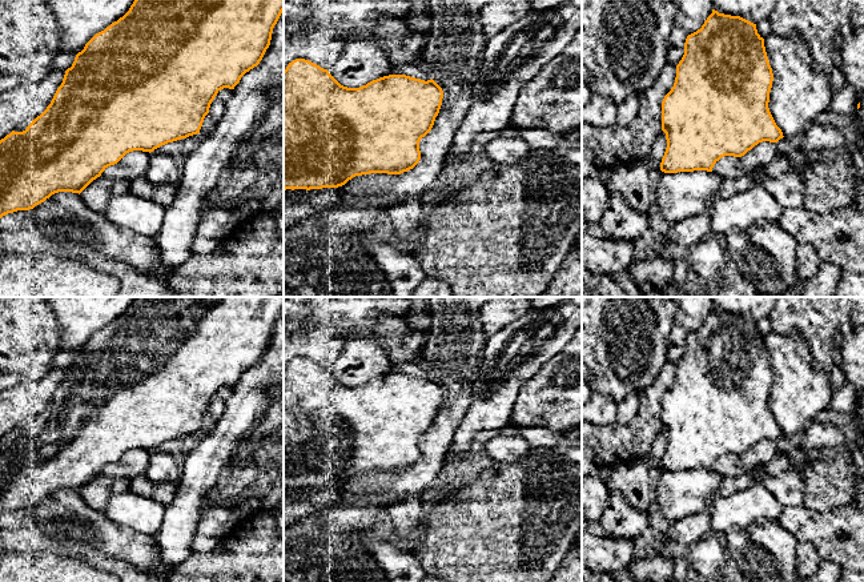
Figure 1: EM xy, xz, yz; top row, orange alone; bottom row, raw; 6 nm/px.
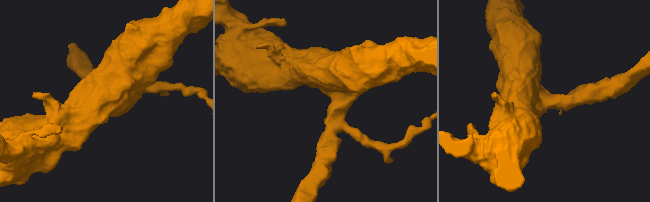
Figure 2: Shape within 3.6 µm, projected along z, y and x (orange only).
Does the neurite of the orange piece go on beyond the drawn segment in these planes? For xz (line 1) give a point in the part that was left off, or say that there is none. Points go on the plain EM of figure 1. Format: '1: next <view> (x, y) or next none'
1: next none

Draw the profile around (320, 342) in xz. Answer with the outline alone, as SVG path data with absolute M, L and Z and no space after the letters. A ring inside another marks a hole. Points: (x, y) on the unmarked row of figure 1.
M306 321L284 337L284 369L296 357L305 357L330 368L354 333L330 325Z

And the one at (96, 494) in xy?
M97 475L81 491L81 497L88 506L105 511L110 497L129 490L129 481L120 477Z

